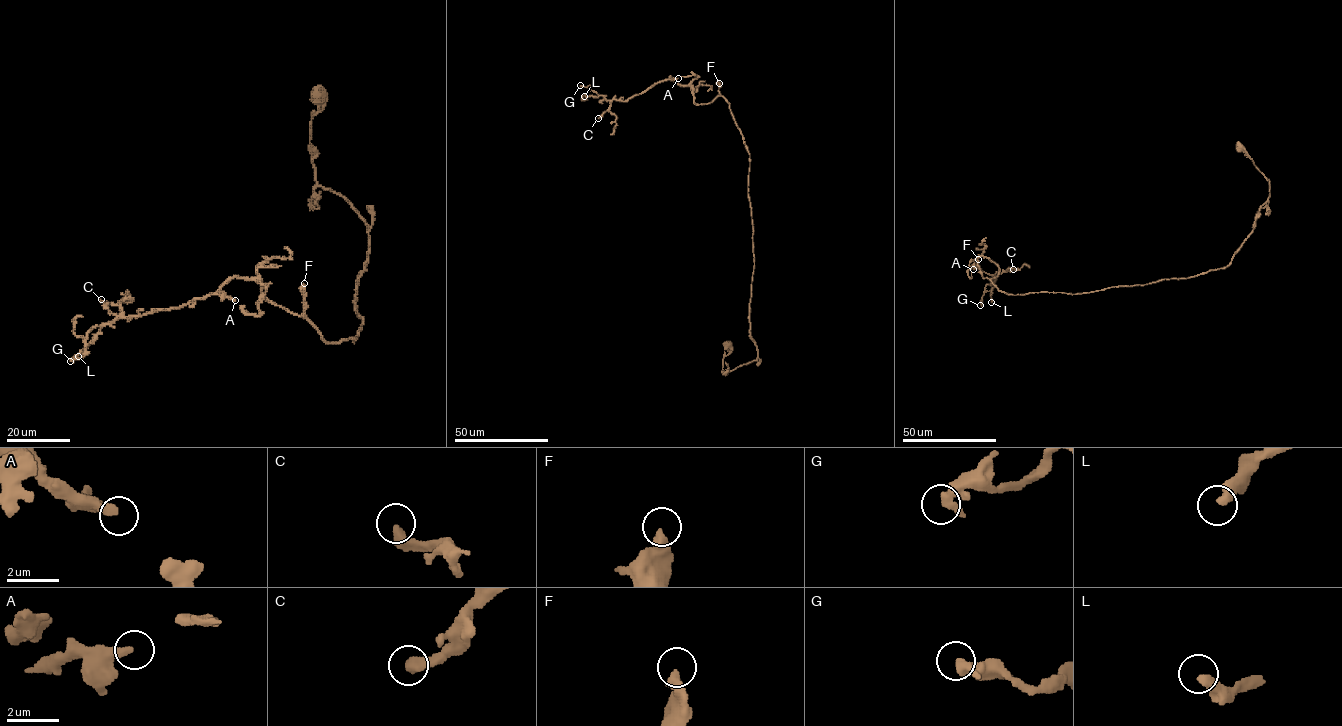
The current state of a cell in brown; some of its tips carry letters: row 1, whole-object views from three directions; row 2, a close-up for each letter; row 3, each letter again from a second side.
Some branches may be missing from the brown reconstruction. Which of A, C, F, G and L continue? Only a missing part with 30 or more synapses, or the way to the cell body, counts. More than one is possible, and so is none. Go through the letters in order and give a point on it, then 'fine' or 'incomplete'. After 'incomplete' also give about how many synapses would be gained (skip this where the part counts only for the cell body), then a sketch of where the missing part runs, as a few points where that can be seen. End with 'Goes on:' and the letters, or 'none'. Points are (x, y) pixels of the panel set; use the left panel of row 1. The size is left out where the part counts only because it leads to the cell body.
A: place (235, 300); fine
C: place (101, 299); fine
F: place (304, 283); fine
G: place (70, 361); fine
L: place (78, 356); fine
Goes on: none

